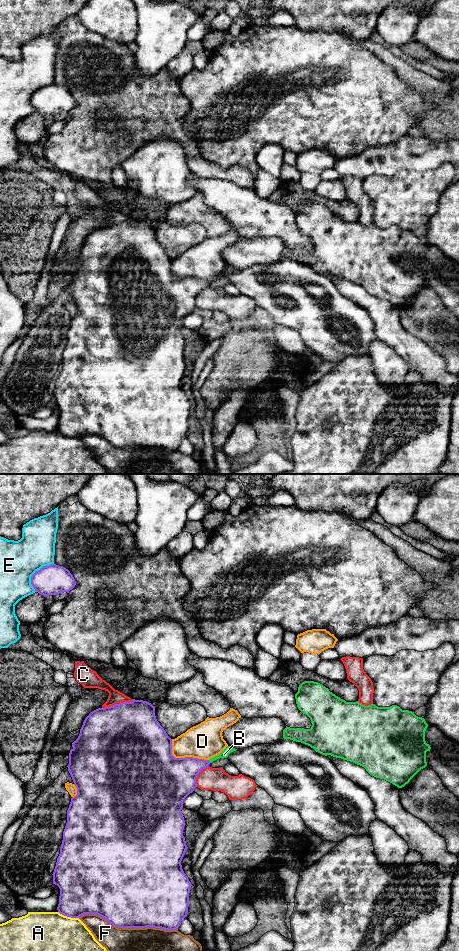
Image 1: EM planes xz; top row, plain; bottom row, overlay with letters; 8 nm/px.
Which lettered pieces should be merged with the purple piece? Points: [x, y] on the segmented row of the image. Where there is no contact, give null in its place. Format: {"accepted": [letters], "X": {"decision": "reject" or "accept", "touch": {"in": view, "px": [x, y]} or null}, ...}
{"accepted": ["B"], "A": {"decision": "reject", "touch": {"in": "xz", "px": [68, 916]}}, "B": {"decision": "accept", "touch": {"in": "xz", "px": [208, 761]}}, "C": {"decision": "reject", "touch": {"in": "xz", "px": [117, 704]}}, "D": {"decision": "reject", "touch": {"in": "xz", "px": [182, 758]}}, "E": {"decision": "reject", "touch": {"in": "xz", "px": [35, 572]}}, "F": {"decision": "reject", "touch": {"in": "xz", "px": [128, 927]}}}

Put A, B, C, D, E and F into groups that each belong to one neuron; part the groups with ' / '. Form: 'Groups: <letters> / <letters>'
Groups: A / B / C / D / E / F

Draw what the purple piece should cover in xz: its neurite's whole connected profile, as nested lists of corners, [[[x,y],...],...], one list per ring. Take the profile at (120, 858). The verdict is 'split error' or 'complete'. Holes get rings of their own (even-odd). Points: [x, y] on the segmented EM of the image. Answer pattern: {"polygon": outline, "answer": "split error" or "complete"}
{"polygon": [[[135,699],[132,702],[122,702],[92,711],[85,718],[80,729],[80,734],[72,743],[72,747],[67,767],[77,788],[77,795],[71,798],[67,810],[67,823],[63,831],[60,854],[52,874],[53,884],[57,885],[60,889],[58,912],[71,918],[79,918],[84,914],[97,914],[118,928],[154,927],[165,930],[178,930],[181,921],[187,917],[189,893],[192,886],[181,865],[181,861],[188,849],[185,837],[183,836],[185,826],[185,820],[181,811],[183,801],[197,787],[196,778],[202,769],[208,767],[217,759],[227,758],[230,753],[237,749],[227,746],[219,755],[209,760],[193,757],[175,758],[172,755],[172,739],[157,721],[155,706],[147,701]]], "answer": "split error"}

